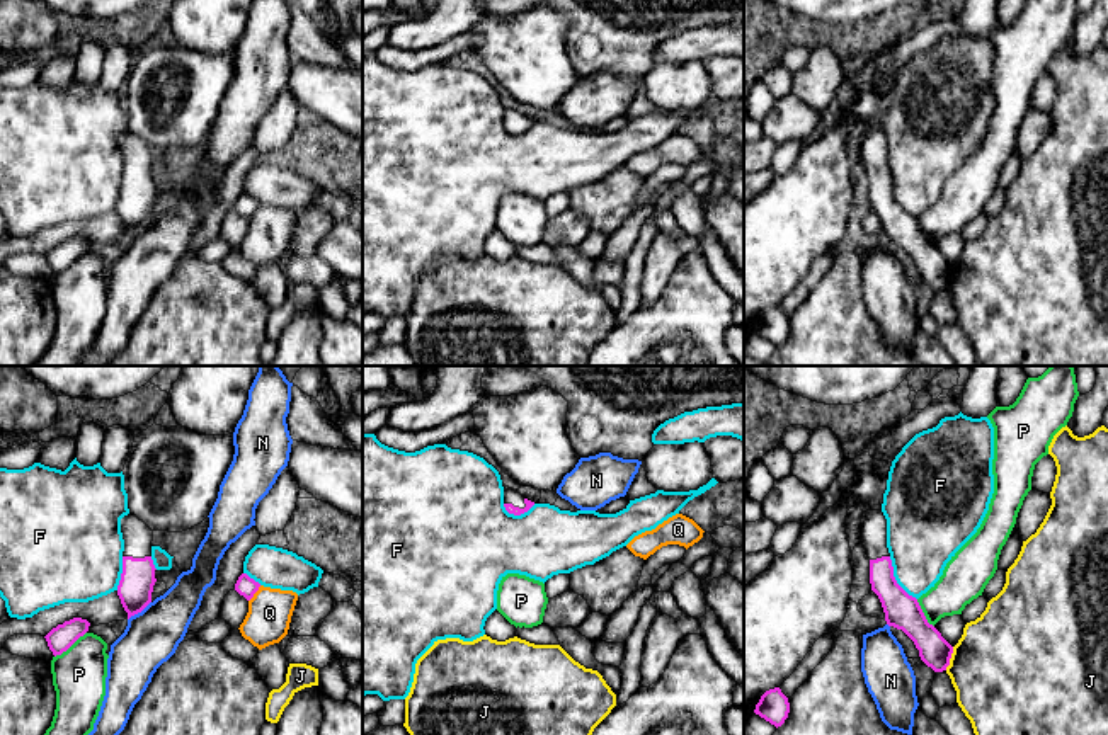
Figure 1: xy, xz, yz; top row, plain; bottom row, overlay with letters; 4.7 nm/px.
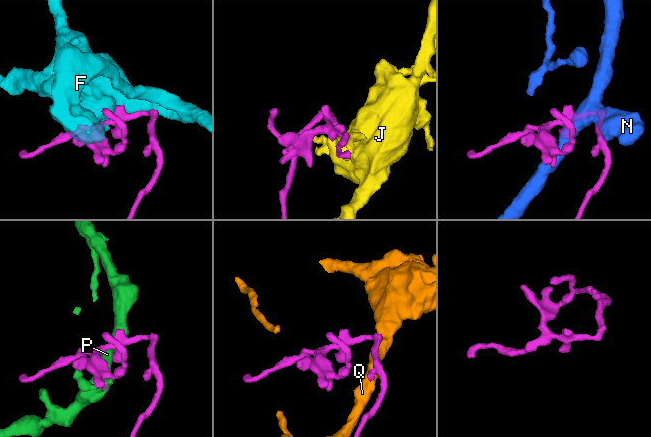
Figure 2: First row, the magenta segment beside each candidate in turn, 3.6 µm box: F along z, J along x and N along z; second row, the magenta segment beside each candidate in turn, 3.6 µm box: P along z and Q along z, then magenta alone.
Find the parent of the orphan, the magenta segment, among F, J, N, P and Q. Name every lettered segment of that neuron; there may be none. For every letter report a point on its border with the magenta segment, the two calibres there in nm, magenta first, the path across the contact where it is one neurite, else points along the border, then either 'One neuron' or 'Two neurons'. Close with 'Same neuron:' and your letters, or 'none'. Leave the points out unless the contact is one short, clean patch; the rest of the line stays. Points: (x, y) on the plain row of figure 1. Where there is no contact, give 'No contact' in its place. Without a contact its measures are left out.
F: Touches magenta at yz (894, 198). Thickness 170 nm (magenta) against 340 nm. Two neurons
J: Touches magenta at yz (950, 276). Thickness 150 nm (magenta) against 480 nm. Two neurons
N: Touches magenta at xy (138, 230). Thickness 160 nm (magenta) against 260 nm. Two neurons
P: Touches magenta at xy (70, 264). Thickness 120 nm (magenta) against 260 nm. Two neurons
Q: Touches magenta at xy (254, 211). Thickness 90 nm (magenta) against 200 nm. Two neurons
Same neuron: none

